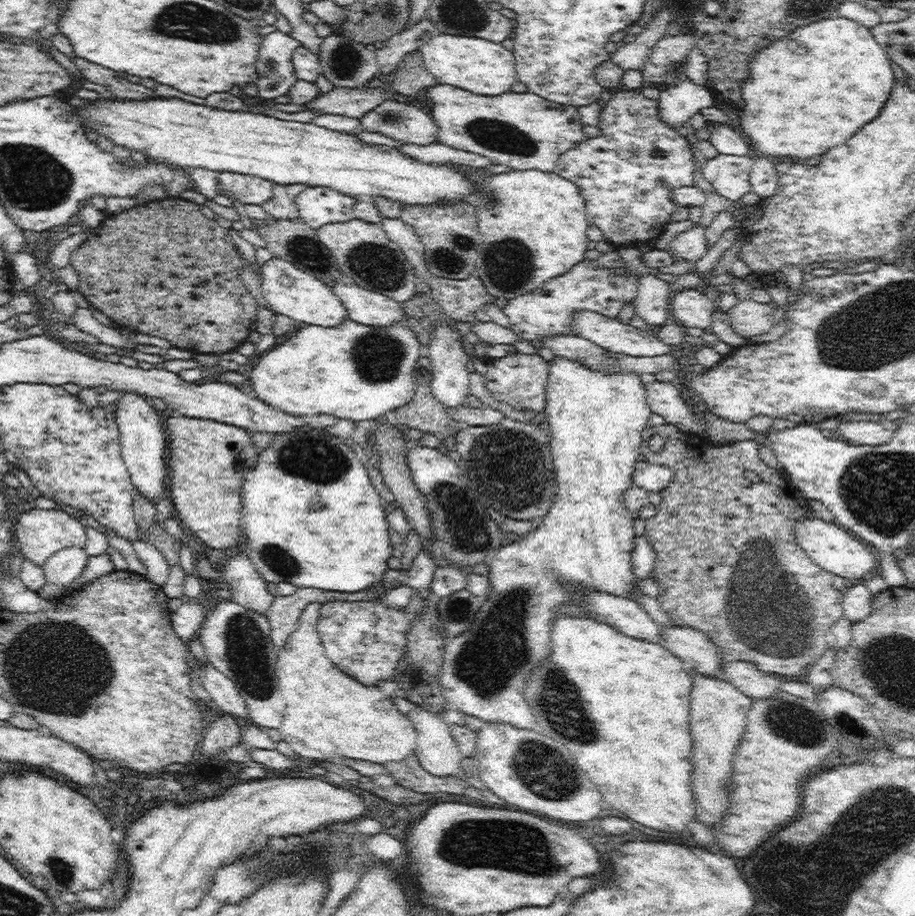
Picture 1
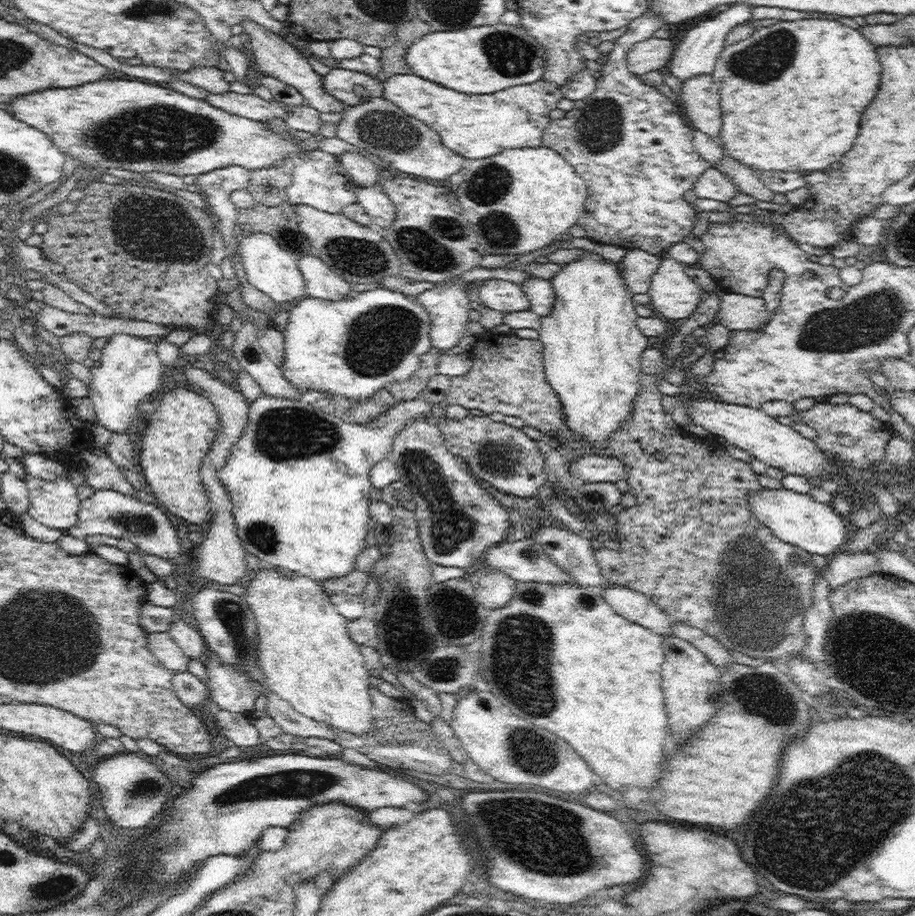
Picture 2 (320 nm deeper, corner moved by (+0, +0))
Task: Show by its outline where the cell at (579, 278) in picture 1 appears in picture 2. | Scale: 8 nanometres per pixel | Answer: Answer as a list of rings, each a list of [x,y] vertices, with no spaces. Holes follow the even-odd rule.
[[[492,278],[485,280],[477,291],[484,307],[504,314],[530,308],[528,297],[518,283]]]

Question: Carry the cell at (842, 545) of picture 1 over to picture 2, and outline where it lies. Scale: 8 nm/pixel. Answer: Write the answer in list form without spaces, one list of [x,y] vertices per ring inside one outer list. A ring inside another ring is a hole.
[[[783,487],[779,490],[760,488],[750,496],[750,510],[762,525],[771,530],[774,537],[812,554],[837,554],[849,541],[847,519],[834,512],[832,504],[826,506],[816,502],[808,494],[792,492]]]

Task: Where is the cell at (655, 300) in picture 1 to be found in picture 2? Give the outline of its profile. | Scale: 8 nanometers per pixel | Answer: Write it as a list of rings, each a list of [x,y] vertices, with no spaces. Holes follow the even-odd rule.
[[[627,249],[620,261],[624,263],[623,277],[632,294],[646,293],[651,276],[660,267],[660,258],[642,249]]]

